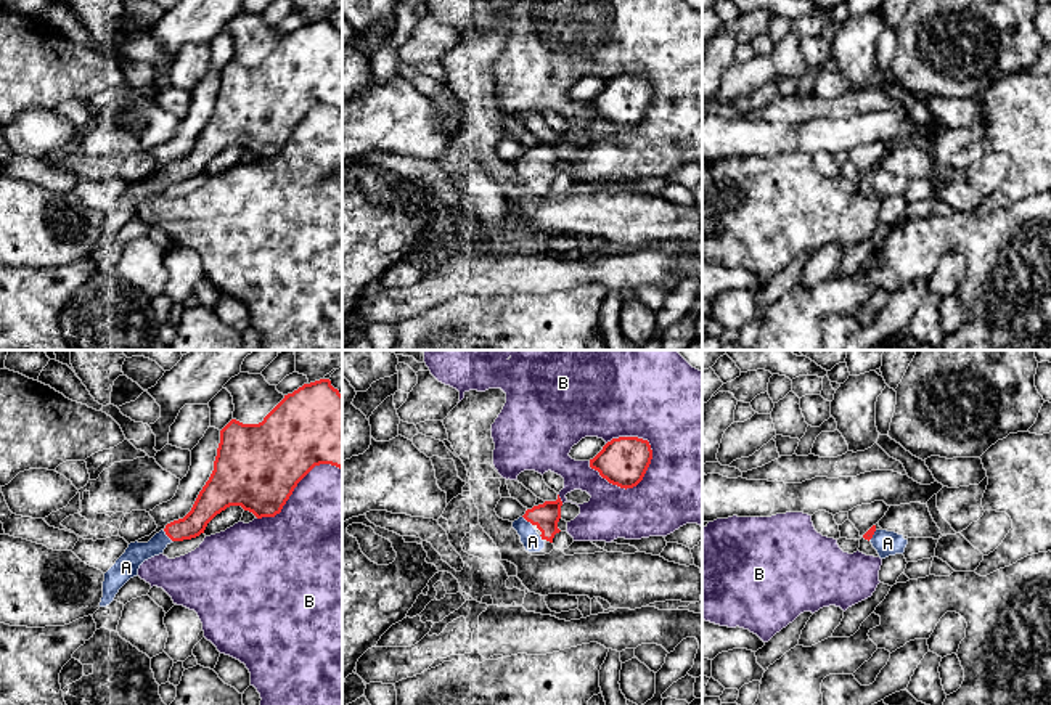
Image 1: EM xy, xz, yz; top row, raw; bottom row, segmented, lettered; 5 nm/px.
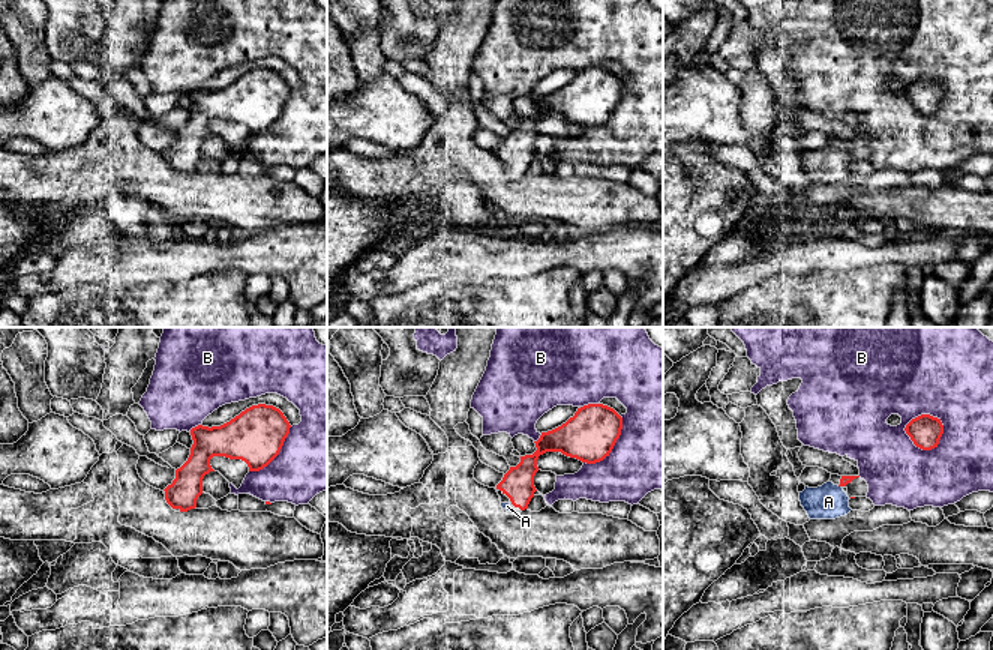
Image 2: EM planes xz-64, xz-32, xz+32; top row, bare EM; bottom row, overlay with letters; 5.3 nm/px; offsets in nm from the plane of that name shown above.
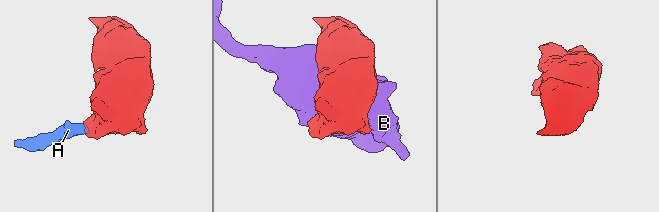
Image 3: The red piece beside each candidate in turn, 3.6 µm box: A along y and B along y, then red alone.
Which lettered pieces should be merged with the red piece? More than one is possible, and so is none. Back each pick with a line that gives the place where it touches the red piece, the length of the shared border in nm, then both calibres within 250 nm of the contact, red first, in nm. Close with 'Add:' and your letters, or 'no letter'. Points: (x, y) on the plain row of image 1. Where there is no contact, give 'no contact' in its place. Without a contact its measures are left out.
A: xy (167, 175) | 80 nm | 130/110 nm
Add: A

